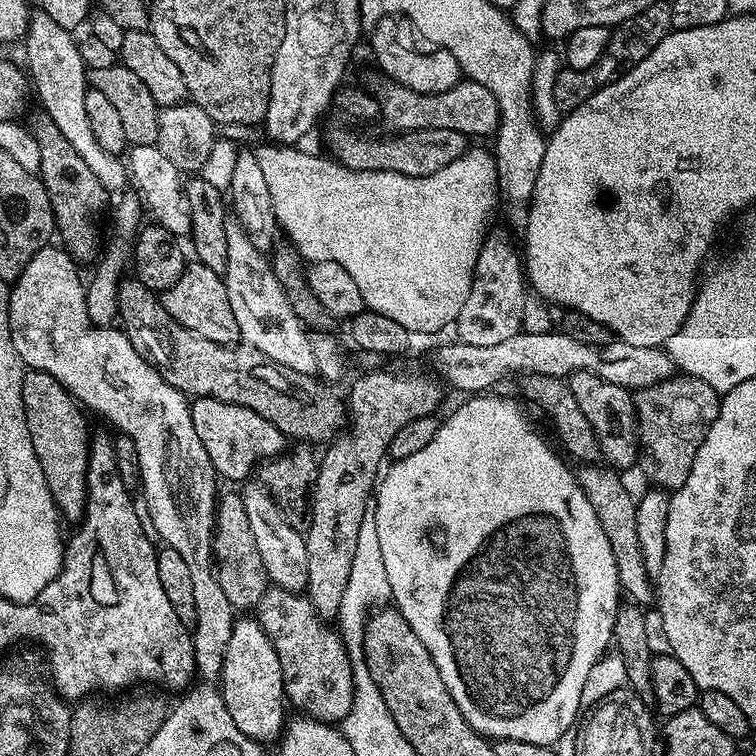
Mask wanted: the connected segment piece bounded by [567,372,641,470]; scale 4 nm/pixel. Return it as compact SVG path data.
M573 372L567 377L567 381L570 394L574 394L582 414L586 414L586 422L590 422L598 438L603 459L617 470L630 467L635 462L636 456L641 455L640 436L636 432L636 401L633 393L614 382L598 378L598 374L589 372Z

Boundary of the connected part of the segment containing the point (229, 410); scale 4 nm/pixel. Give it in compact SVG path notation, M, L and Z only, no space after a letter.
M201 396L191 401L194 430L202 438L202 446L212 463L212 471L217 477L244 482L257 466L281 455L285 451L286 438L262 414L246 410L246 406L234 406L230 402L218 402L214 398Z

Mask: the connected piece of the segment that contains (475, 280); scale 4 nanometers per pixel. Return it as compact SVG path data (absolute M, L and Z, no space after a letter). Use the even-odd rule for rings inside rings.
M491 229L485 235L483 246L475 263L470 293L466 296L462 310L456 315L454 329L457 339L472 346L496 346L507 338L517 335L522 328L525 306L528 301L523 263L519 251L509 240L504 230Z

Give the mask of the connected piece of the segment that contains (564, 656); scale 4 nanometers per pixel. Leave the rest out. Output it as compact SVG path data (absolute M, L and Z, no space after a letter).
M476 394L465 399L468 401L454 409L445 424L443 421L439 425L434 442L418 450L418 454L410 454L410 458L395 461L384 481L382 476L374 492L378 541L391 588L390 596L396 599L395 611L406 618L414 634L422 638L422 646L430 650L434 666L438 666L438 674L442 674L442 682L446 682L446 690L450 698L454 698L458 710L462 710L466 722L470 722L475 732L493 741L517 740L552 746L557 743L555 740L567 734L576 715L581 715L582 686L586 686L586 674L594 670L612 644L614 618L622 603L622 589L614 550L610 550L602 522L598 522L598 514L594 514L594 506L590 506L590 498L586 498L577 473L564 465L563 455L560 457L538 433L532 432L532 424L520 409L519 399L503 400L492 395L496 394Z

